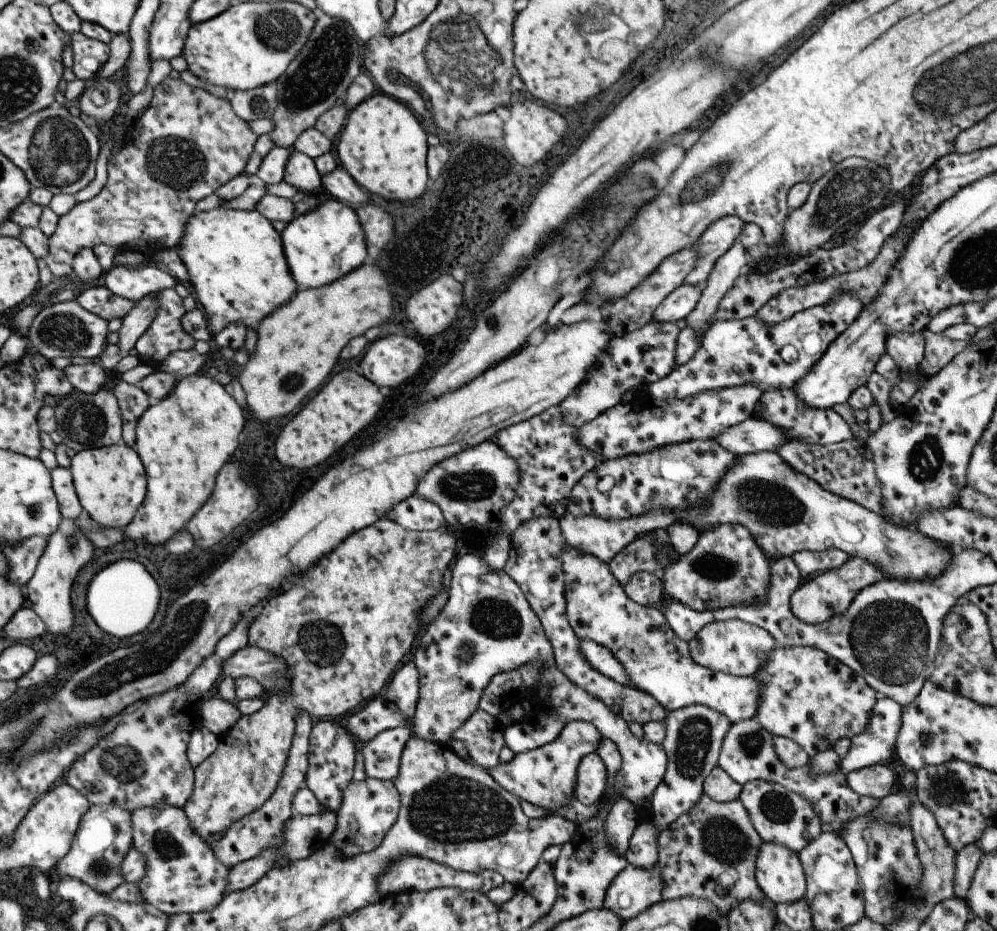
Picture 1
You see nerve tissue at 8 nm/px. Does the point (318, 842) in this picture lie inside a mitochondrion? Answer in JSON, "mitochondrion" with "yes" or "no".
{"mitochondrion":"no"}

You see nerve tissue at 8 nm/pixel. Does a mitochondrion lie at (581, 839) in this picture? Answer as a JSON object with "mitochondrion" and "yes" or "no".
{"mitochondrion":"no"}

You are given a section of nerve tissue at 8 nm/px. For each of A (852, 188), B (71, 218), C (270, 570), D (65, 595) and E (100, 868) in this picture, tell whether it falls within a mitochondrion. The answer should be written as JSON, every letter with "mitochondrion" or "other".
{"A":"mitochondrion","B":"other","C":"other","D":"other","E":"mitochondrion"}

